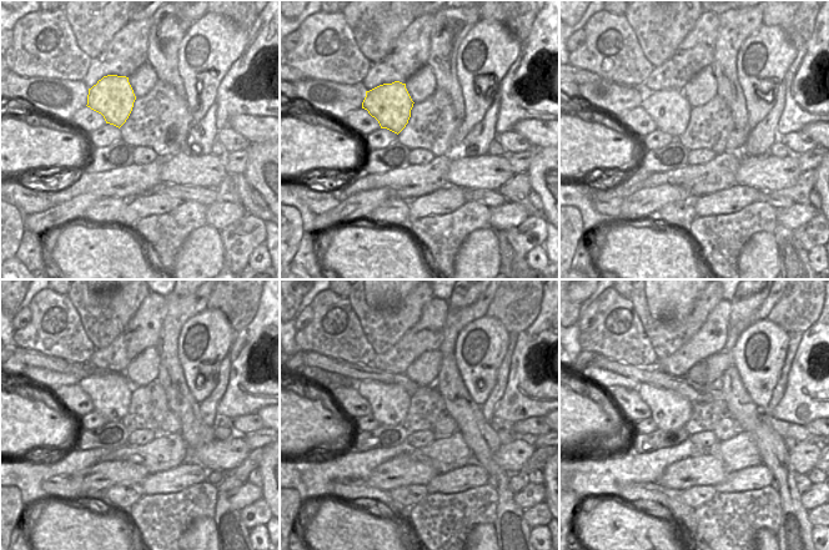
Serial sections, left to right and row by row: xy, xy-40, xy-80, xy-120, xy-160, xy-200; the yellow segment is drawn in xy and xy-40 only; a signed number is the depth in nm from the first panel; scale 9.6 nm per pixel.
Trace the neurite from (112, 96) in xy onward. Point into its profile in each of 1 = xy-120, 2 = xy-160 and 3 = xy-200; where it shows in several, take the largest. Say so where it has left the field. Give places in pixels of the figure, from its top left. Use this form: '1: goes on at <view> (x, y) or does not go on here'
1: goes on at xy-120 (110, 393)
2: goes on at xy-160 (390, 403)
3: goes on at xy-200 (669, 409)

